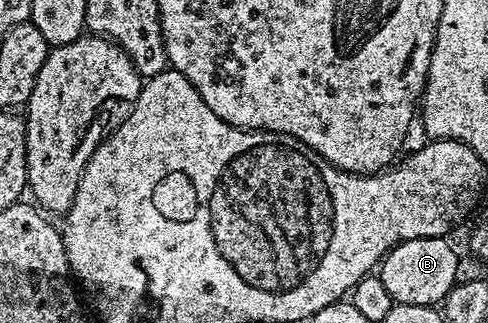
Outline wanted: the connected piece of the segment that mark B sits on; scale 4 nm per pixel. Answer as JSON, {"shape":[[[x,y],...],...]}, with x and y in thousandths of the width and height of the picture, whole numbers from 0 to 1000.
{"shape":[[[914,737],[848,740],[818,752],[785,793],[773,848],[781,870],[789,870],[789,895],[797,895],[803,932],[873,950],[906,941],[943,861],[941,789],[916,749]]]}

